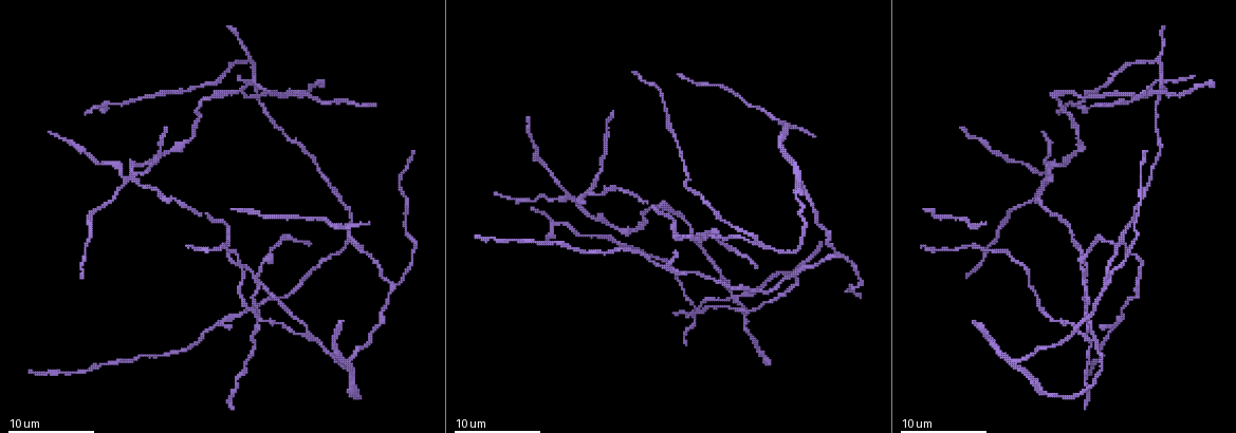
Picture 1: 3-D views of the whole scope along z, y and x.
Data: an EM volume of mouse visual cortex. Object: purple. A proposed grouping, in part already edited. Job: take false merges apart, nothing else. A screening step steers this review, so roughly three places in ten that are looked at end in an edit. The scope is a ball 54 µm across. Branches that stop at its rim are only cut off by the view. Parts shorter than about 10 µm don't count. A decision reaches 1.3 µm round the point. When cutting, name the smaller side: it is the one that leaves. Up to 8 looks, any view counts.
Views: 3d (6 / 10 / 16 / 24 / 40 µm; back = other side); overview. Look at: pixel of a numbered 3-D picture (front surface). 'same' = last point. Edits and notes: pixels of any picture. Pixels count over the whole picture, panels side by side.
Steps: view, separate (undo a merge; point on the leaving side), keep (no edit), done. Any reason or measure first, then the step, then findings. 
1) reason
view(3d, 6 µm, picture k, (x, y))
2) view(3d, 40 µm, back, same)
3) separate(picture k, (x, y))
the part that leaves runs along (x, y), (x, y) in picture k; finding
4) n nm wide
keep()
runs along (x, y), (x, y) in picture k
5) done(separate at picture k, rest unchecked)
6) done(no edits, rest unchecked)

view(3d, 16 µm, picture 1, (259, 287))

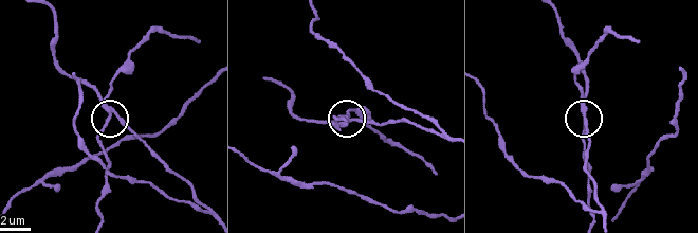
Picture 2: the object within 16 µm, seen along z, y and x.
200 nm wide
separate(picture 2, (103, 129))
the part that leaves runs along (106, 106), (98, 139), (106, 162), (100, 219) in picture 2; a second cell is stuck on

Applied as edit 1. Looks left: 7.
side arm on a straight run
view(3d, 10 µm, picture 1, (1117, 322))

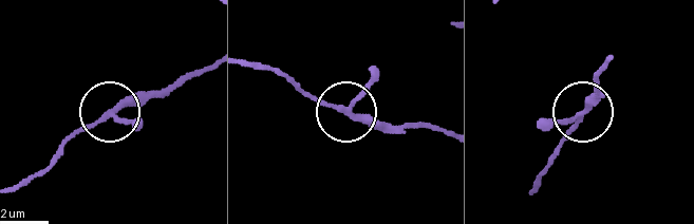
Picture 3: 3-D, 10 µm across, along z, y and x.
keep()
runs along (446, 132), (428, 125), (373, 125), (319, 105), (302, 90) in picture 3; all the same cell

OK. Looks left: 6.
three-way junction
view(3d, 10 µm, picture 1, (1092, 339))

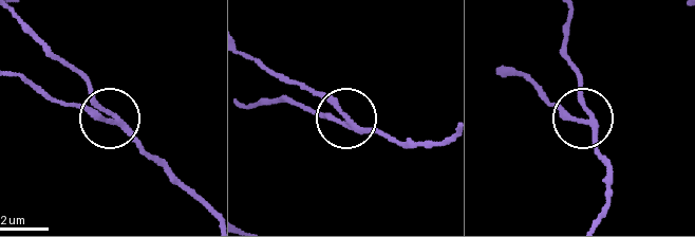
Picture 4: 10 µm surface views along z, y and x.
3 arms
keep()
runs along (442, 141), (405, 145), (304, 109) in picture 4; one cell here

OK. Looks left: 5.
branch point
view(3d, 16 µm, picture 1, (389, 284))

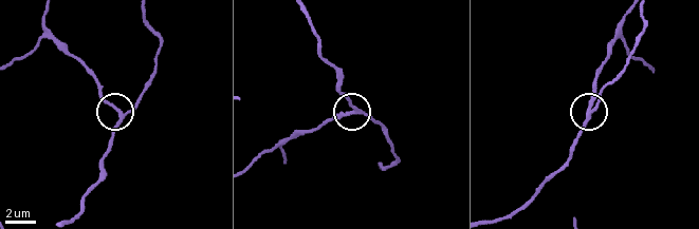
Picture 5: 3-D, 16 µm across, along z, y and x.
view(3d, 16 µm, back, picture 5, (116, 107))

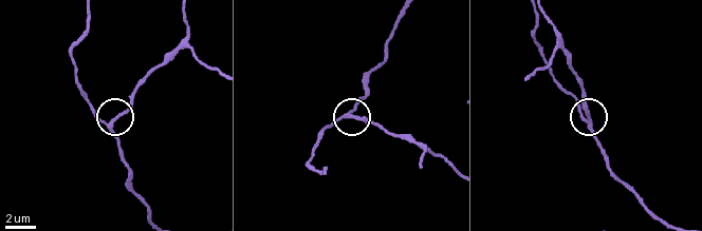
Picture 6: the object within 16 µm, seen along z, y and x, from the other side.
3 arms
keep()
all the same cell

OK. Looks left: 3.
done(separate at picture 2, rest unchecked)

